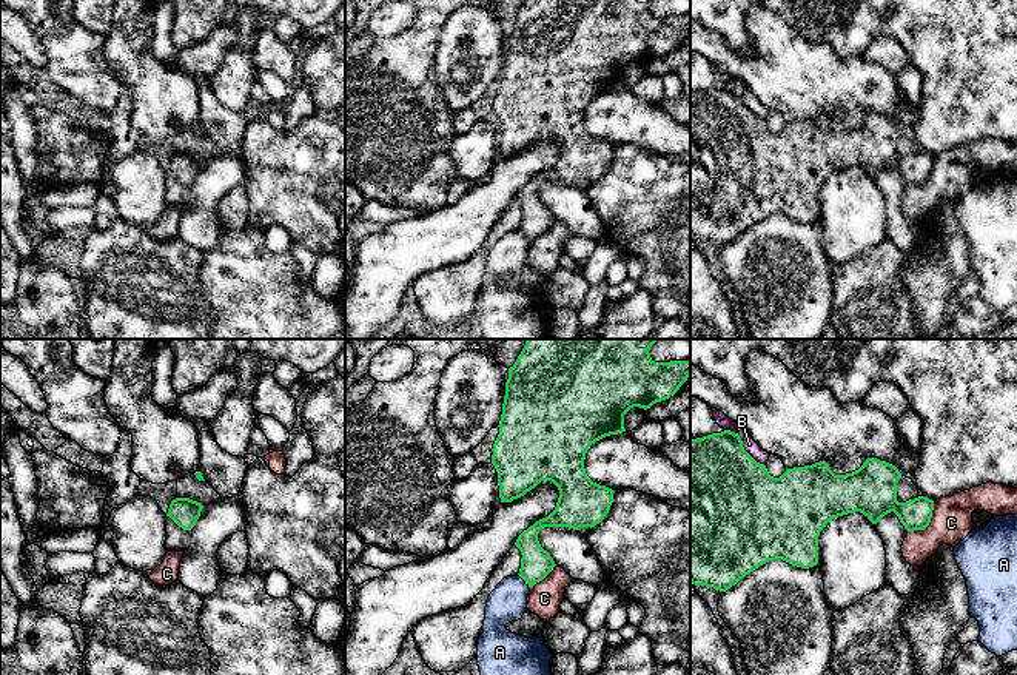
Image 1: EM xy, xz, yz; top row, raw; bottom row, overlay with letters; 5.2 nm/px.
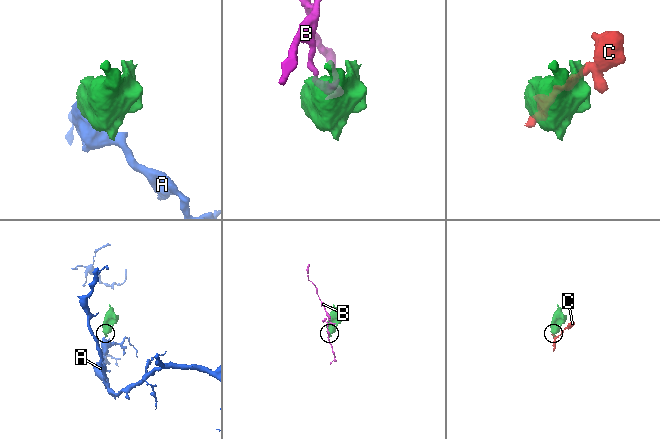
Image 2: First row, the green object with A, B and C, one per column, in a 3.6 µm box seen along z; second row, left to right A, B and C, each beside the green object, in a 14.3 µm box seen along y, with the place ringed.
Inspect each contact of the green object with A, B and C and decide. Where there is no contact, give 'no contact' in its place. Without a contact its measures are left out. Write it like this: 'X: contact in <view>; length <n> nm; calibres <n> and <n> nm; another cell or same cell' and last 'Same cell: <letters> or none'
A: contact in xz; length 100 nm; calibres 160 and 200 nm; another cell
B: contact in yz; length 200 nm; calibres 500 and 70 nm; another cell
C: contact in yz; length 220 nm; calibres 160 and 220 nm; another cell
Same cell: none

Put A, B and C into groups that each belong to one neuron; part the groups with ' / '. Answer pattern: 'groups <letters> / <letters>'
groups A / B / C

